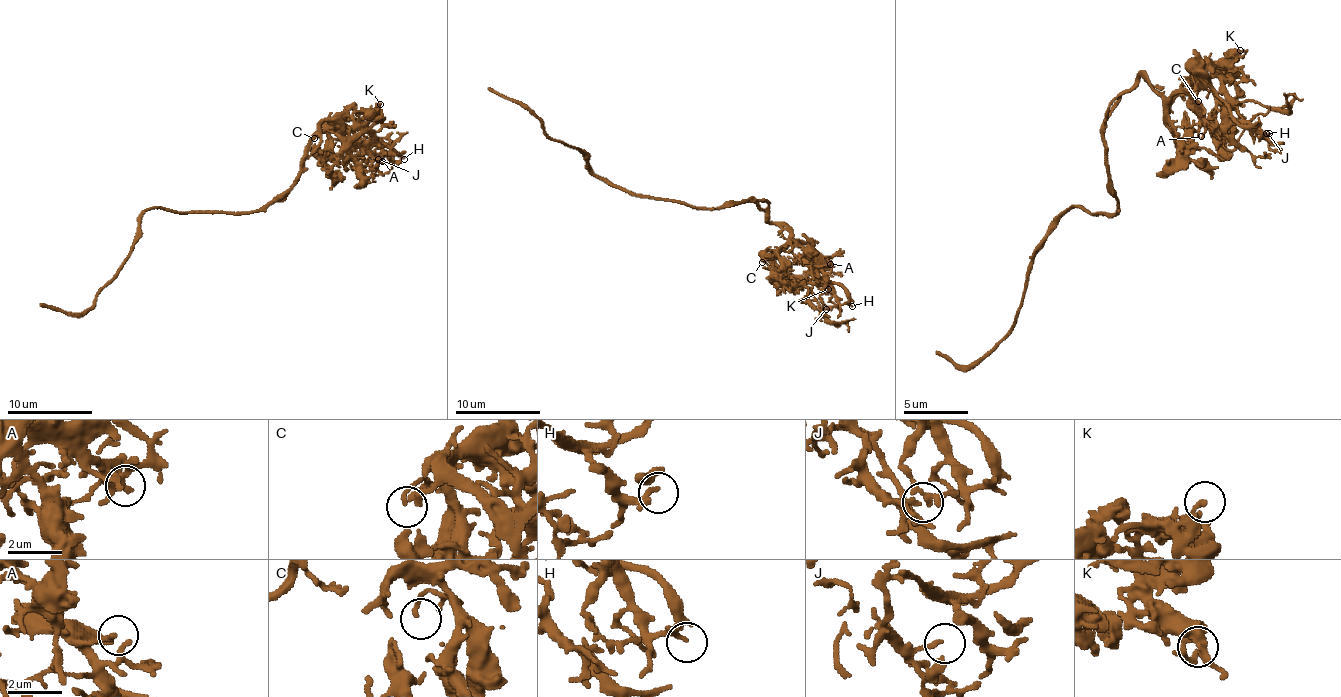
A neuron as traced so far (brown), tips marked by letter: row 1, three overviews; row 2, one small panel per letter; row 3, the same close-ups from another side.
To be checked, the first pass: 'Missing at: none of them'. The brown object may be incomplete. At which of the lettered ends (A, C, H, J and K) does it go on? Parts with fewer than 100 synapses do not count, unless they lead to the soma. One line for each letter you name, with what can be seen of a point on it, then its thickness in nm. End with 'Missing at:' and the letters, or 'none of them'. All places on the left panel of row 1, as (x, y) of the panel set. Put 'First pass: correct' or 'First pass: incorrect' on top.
First pass: incorrect
H: place (404, 159); calibre 170 nm
Missing at: H

